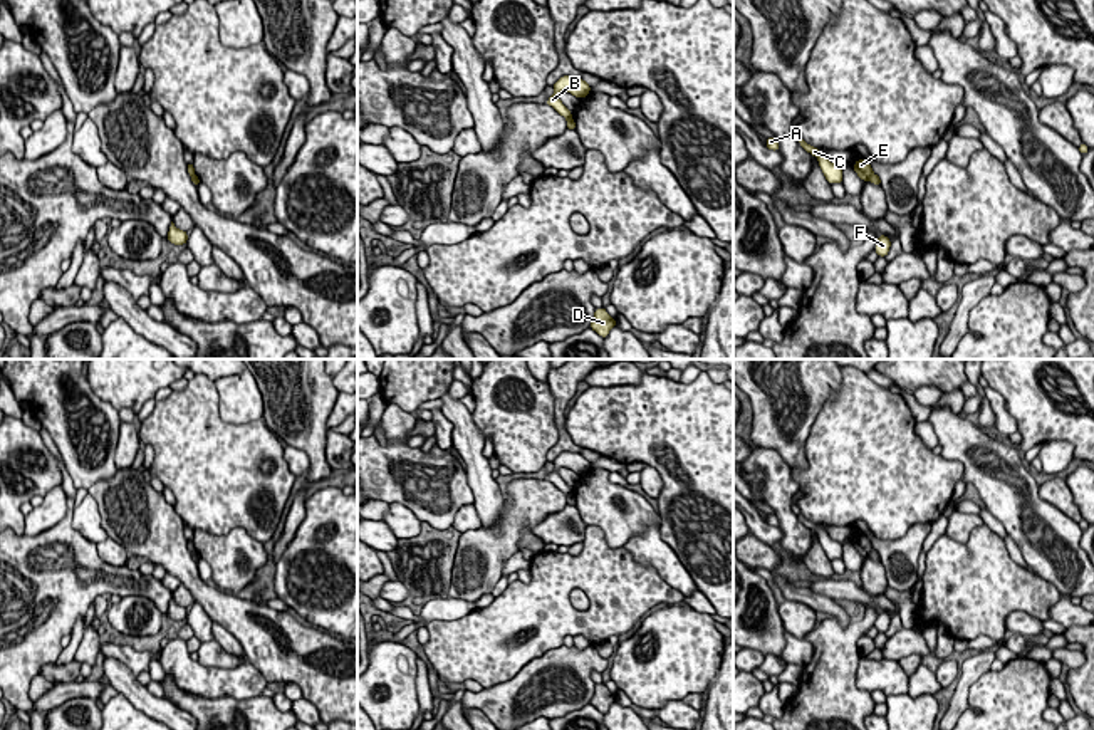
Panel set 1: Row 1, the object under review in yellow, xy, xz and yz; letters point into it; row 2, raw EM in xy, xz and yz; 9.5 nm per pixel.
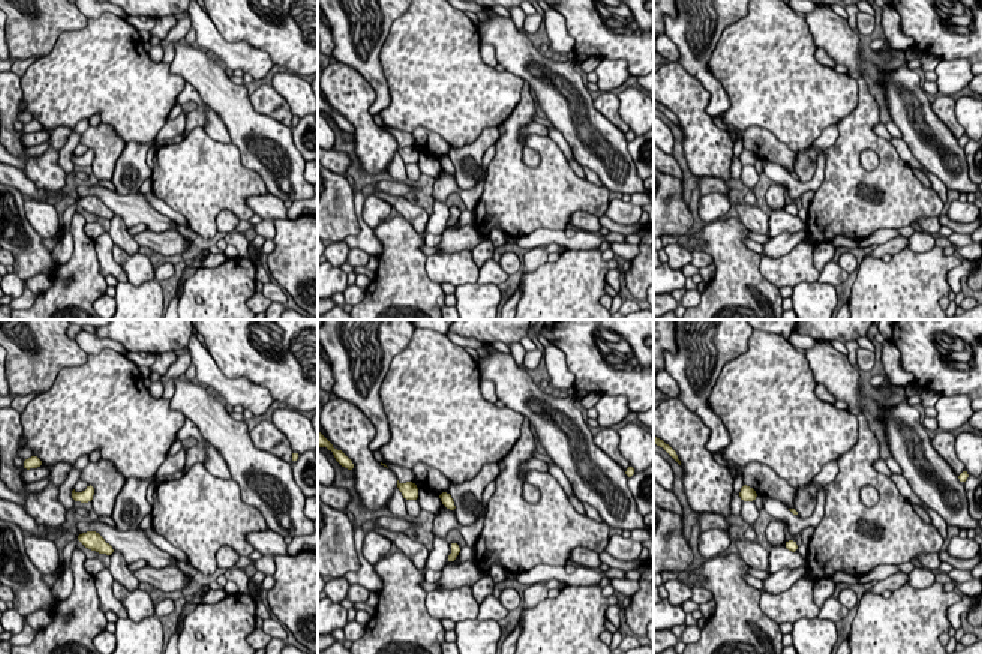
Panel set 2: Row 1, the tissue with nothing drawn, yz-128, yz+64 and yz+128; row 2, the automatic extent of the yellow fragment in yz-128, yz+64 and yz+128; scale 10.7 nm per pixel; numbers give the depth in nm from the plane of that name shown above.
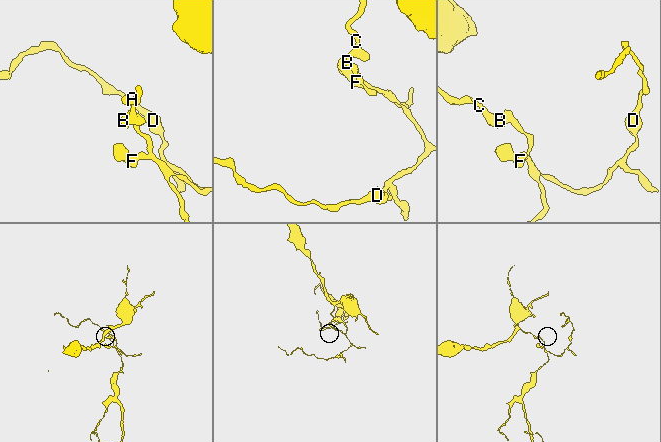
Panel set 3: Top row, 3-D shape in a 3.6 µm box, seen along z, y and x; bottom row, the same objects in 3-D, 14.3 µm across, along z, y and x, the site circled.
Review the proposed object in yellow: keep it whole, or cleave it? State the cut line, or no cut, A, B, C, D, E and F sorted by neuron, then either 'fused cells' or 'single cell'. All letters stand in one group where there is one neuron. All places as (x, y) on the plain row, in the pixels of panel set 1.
yz (873, 549), (868, 554) | A B C E / D F | fused cells

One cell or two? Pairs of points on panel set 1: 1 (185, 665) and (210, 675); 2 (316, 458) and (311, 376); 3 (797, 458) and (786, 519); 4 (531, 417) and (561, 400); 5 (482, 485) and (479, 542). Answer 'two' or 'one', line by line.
1: one
2: one
3: two
4: two
5: two

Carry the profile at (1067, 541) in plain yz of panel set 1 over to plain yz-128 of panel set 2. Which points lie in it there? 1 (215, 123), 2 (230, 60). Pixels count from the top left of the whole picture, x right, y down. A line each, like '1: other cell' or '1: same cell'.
1: other cell
2: other cell

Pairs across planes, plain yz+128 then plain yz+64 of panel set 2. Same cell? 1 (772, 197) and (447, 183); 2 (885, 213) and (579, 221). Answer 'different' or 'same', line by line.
1: same
2: different

